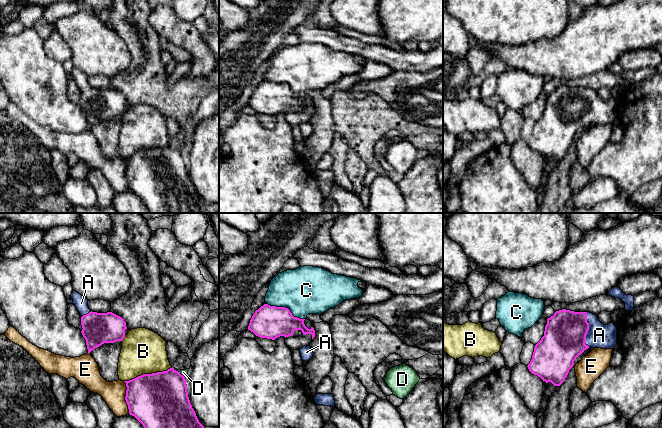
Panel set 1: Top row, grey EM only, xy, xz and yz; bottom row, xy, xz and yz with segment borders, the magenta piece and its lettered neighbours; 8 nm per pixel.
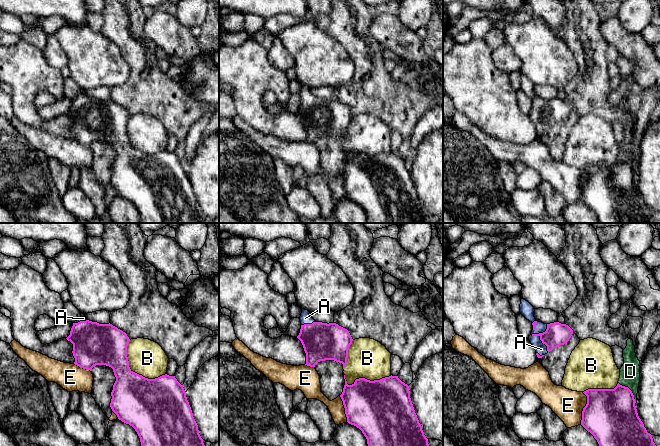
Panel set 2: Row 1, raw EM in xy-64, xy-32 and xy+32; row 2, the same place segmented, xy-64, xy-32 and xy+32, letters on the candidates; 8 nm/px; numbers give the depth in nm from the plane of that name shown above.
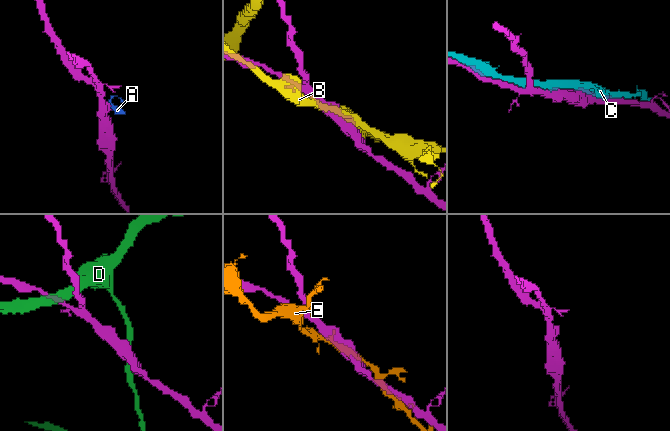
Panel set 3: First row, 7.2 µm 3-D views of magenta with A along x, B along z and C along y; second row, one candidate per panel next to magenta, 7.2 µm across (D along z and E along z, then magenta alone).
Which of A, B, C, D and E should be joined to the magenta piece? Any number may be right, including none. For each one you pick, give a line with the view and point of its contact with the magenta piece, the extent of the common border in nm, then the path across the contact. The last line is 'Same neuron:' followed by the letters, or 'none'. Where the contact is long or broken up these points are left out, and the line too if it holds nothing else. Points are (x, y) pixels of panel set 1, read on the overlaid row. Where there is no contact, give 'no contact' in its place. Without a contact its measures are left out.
A: contact yz (588, 329); length 280 nm; way yz (564, 338), (572, 332), (588, 329), (593, 334), (599, 335)
Same neuron: A

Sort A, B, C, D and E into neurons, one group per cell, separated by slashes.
A / B / C / D / E

